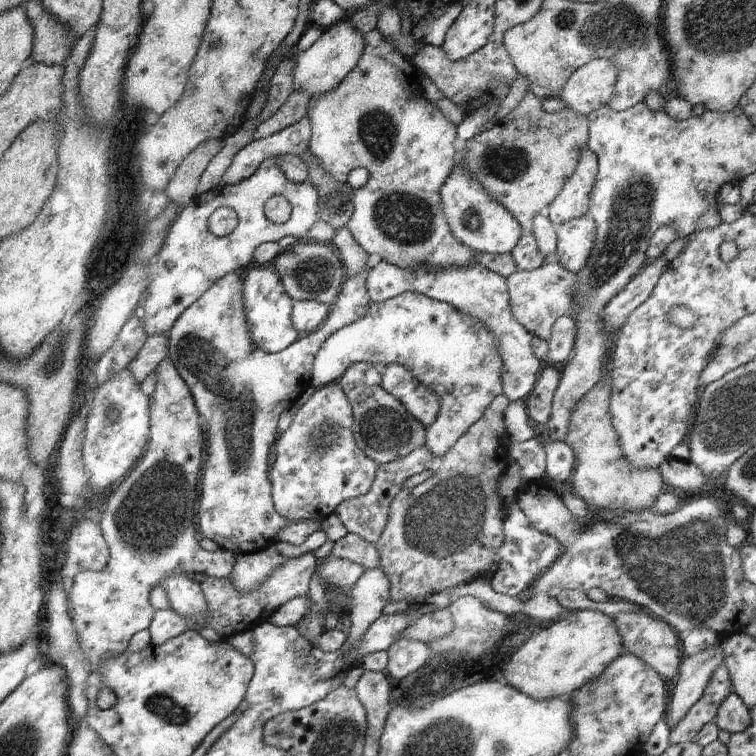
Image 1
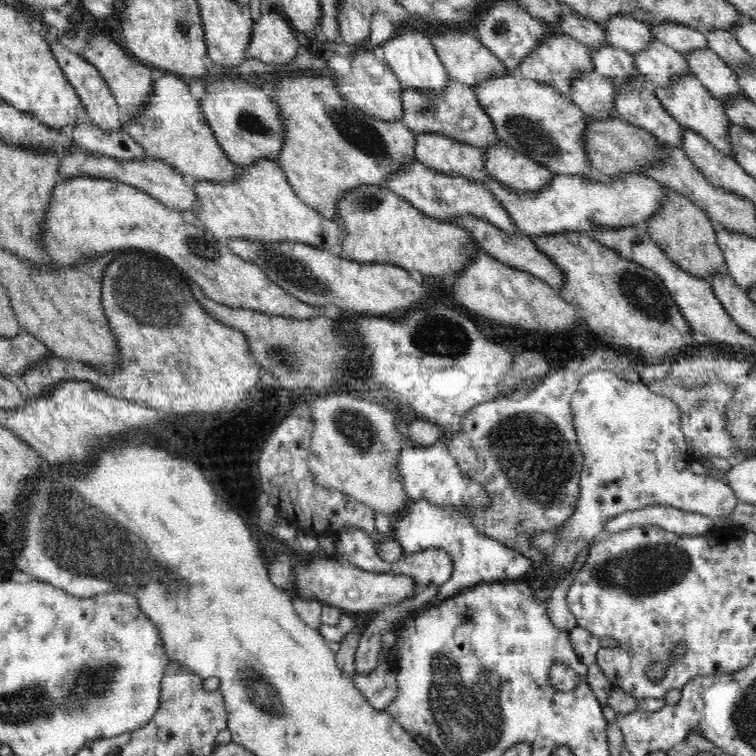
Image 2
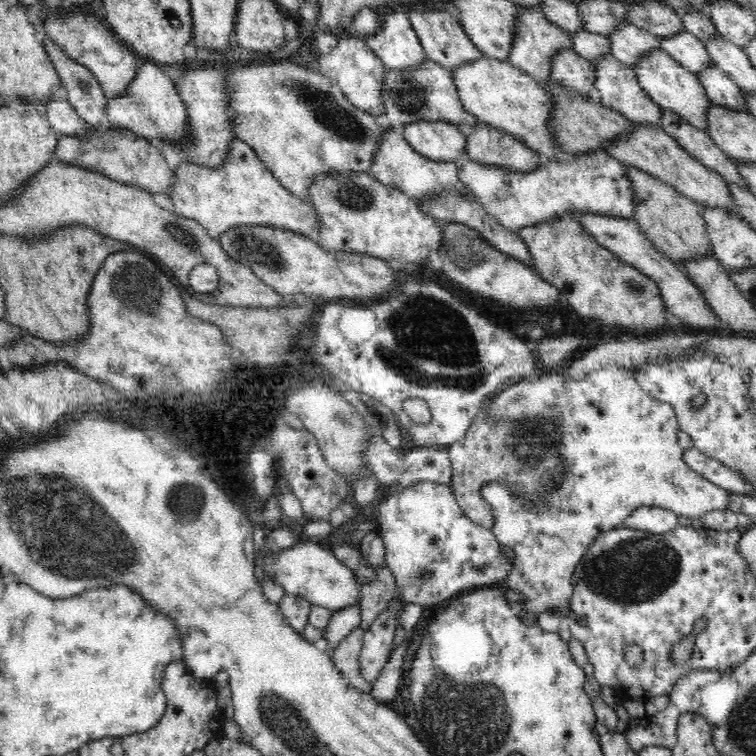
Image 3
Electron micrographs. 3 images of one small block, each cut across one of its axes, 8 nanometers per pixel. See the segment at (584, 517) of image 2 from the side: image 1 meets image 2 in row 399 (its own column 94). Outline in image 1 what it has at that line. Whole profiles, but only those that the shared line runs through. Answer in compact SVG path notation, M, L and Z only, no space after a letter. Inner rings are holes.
M168 356L156 366L154 376L155 390L149 396L150 434L147 450L125 478L106 495L106 508L99 521L109 548L109 562L102 572L75 575L70 594L67 595L67 602L71 606L69 617L78 636L78 644L86 654L86 662L90 664L90 672L100 668L104 658L120 656L128 648L134 634L149 628L156 612L150 604L150 592L161 587L166 576L194 573L222 580L230 577L236 562L235 554L229 550L219 548L208 552L199 544L200 535L193 521L192 502L198 490L205 434L190 388Z

